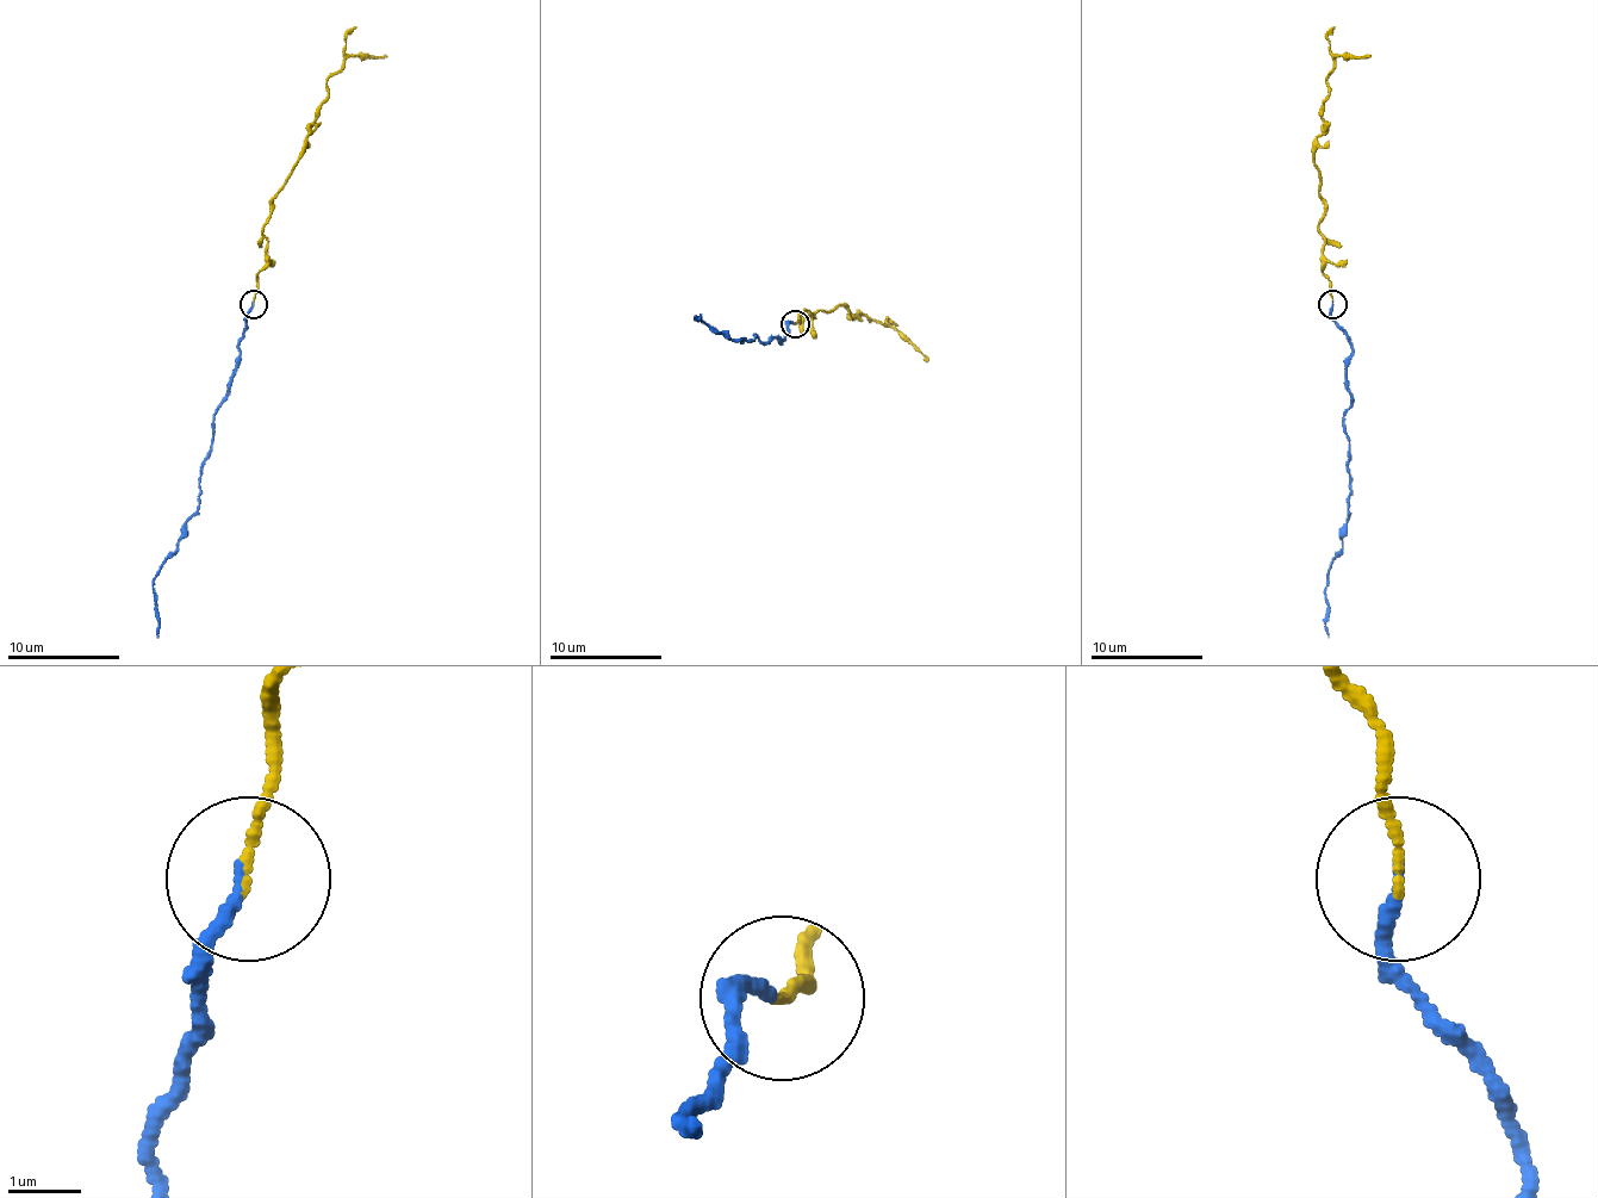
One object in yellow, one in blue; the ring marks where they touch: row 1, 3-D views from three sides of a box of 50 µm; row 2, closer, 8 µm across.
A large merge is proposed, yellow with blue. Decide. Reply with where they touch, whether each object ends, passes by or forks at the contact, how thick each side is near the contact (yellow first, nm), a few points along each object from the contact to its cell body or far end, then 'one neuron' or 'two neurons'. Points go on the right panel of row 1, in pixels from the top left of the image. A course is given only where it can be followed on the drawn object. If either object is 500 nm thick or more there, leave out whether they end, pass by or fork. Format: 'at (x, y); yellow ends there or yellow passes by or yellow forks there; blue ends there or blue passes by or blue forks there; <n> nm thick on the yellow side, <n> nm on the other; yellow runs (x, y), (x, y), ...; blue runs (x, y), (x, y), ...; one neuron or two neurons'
at (1332, 304); yellow ends there; blue ends there; 120 nm thick on the yellow side, 170 nm on the other; yellow runs (1334, 303), (1322, 265), (1324, 200), (1313, 157), (1316, 138), (1336, 57), (1369, 54); blue runs (1334, 303), (1330, 317), (1353, 348), (1344, 413), (1350, 510), (1342, 552), (1328, 581), (1328, 637); one neuron

